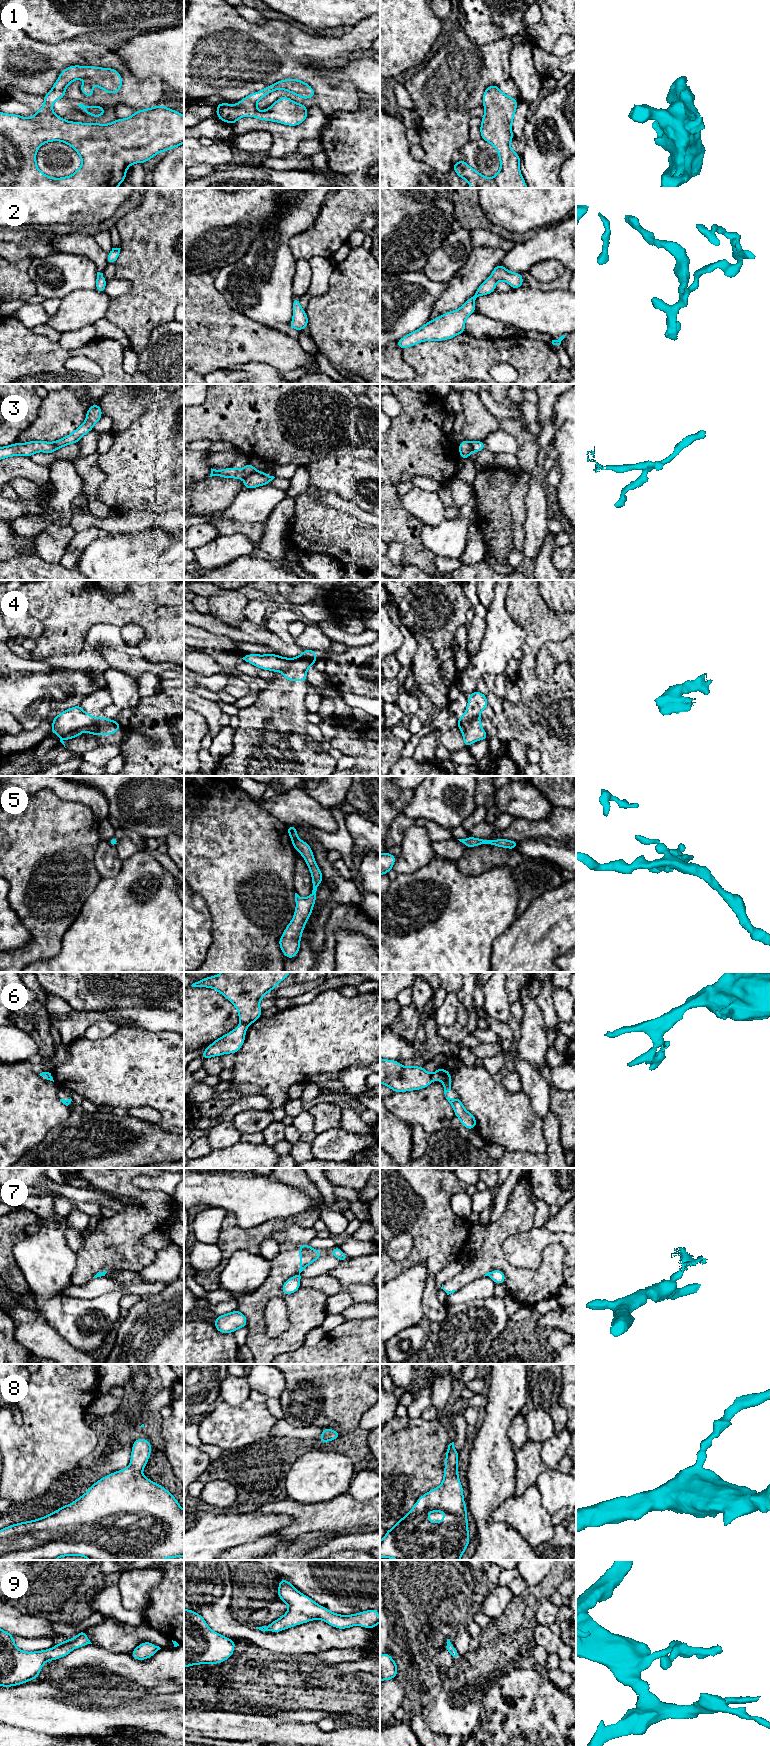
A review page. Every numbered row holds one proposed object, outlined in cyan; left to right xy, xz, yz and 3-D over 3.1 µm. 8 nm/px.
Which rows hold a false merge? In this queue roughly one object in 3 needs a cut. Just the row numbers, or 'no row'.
3, 4, 6, 7

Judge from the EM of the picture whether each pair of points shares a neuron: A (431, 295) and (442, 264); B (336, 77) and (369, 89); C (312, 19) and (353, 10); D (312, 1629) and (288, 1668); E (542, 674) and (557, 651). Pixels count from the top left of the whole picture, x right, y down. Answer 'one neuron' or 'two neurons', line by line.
A: two neurons
B: one neuron
C: one neuron
D: two neurons
E: one neuron

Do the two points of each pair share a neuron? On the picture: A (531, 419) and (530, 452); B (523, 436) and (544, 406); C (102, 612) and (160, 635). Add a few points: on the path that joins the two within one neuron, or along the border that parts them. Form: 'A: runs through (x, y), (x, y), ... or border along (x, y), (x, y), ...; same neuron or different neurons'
A: border along (522, 415), (528, 430), (535, 437); different neurons
B: border along (535, 437), (535, 442), (540, 449); different neurons
C: runs through (116, 612), (137, 612), (146, 621); same neuron

